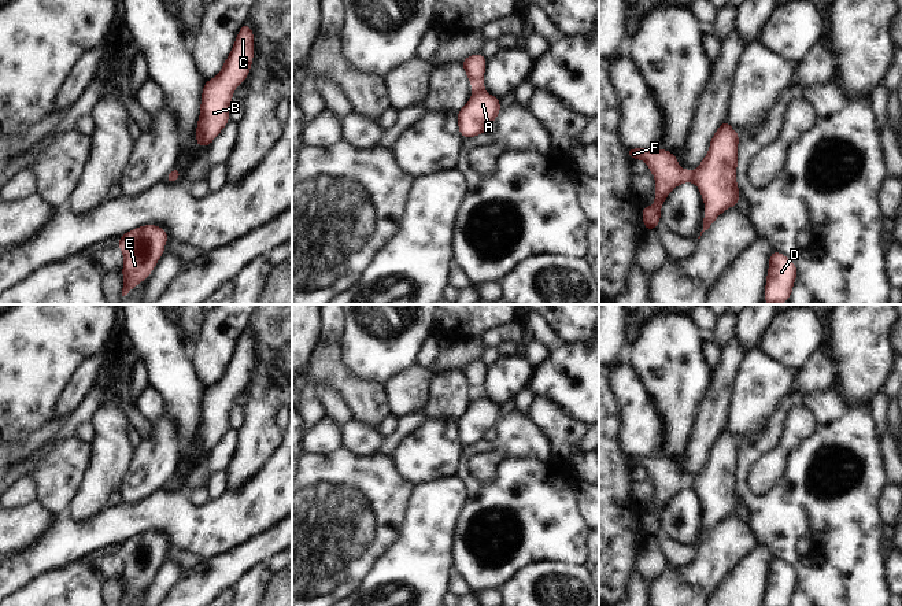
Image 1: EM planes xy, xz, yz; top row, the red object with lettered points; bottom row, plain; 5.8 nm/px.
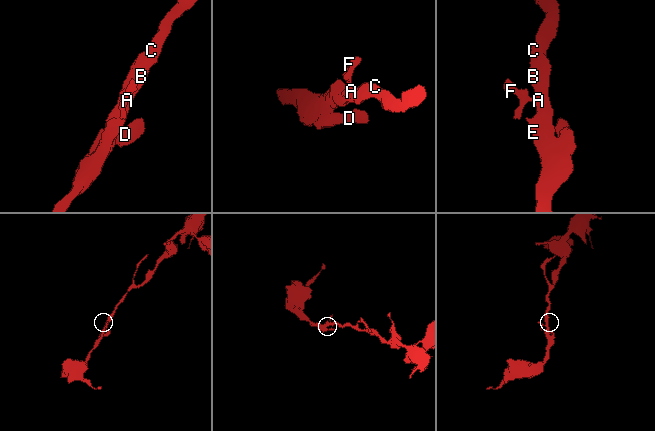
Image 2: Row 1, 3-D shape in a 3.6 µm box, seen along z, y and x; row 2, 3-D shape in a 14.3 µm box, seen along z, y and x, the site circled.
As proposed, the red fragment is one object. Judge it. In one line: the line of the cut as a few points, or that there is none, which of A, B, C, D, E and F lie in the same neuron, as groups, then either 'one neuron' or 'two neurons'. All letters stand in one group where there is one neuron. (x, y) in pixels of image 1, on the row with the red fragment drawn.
cut xz (484, 89), (473, 93); groups A B C D E / F; two neurons

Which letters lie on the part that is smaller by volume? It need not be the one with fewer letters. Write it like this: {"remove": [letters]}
{"remove": ["F"]}

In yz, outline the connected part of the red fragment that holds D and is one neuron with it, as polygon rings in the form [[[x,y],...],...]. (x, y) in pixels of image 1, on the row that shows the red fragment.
[[[773,251],[769,256],[764,300],[768,304],[790,302],[798,267],[781,252]]]

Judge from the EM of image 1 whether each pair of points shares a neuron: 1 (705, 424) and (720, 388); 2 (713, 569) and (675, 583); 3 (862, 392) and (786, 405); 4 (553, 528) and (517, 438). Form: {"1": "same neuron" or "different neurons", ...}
{"1": "same neuron", "2": "different neurons", "3": "different neurons", "4": "different neurons"}

